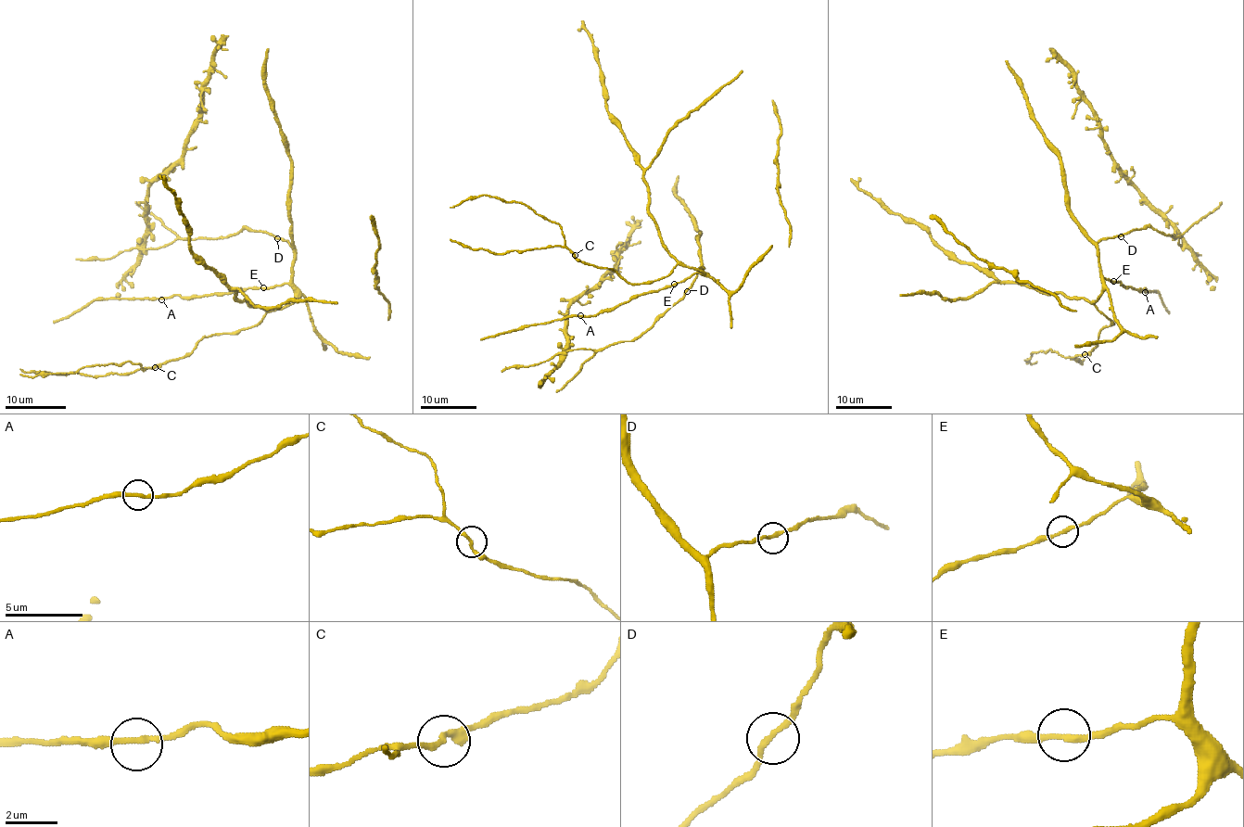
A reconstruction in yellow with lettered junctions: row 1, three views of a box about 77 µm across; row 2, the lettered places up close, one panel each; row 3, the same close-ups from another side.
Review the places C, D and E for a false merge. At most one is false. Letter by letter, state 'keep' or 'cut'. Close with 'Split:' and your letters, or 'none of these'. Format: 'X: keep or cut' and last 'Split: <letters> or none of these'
C: keep
D: keep
E: keep
Split: none of these

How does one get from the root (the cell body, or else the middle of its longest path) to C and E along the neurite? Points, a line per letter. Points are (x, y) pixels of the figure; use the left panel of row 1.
C: (277, 237), (286, 240), (294, 252), (296, 299), (268, 311), (253, 326), (203, 337), (190, 353), (155, 367)
E: (277, 237), (286, 240), (292, 248), (292, 278), (279, 286), (264, 286)

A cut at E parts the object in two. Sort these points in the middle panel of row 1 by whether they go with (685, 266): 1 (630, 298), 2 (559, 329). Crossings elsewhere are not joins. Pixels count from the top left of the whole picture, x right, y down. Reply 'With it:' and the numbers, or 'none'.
With it: 2

